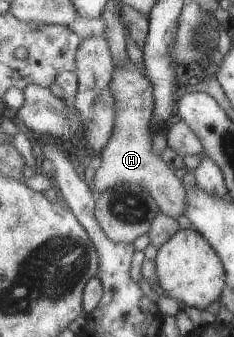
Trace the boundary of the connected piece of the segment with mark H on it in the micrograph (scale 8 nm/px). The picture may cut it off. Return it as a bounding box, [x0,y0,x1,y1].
[90,58,186,218]

